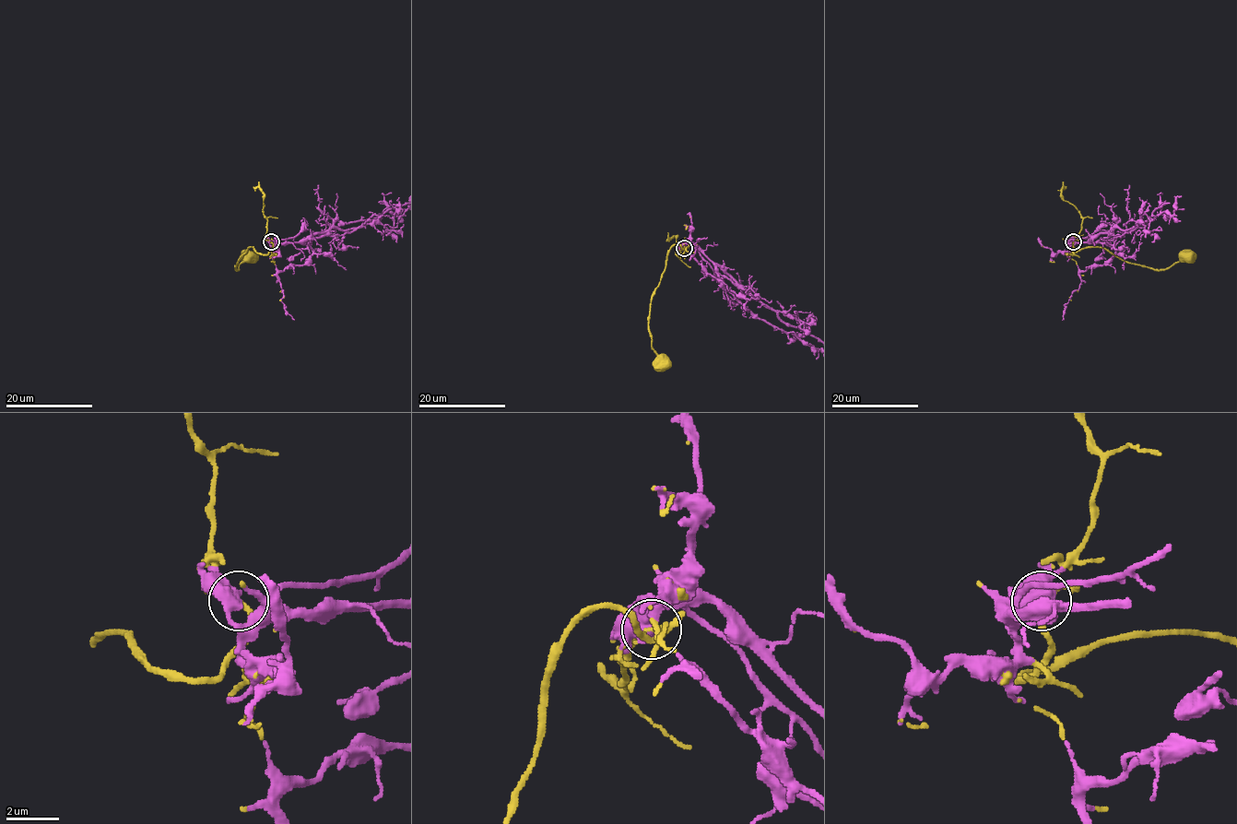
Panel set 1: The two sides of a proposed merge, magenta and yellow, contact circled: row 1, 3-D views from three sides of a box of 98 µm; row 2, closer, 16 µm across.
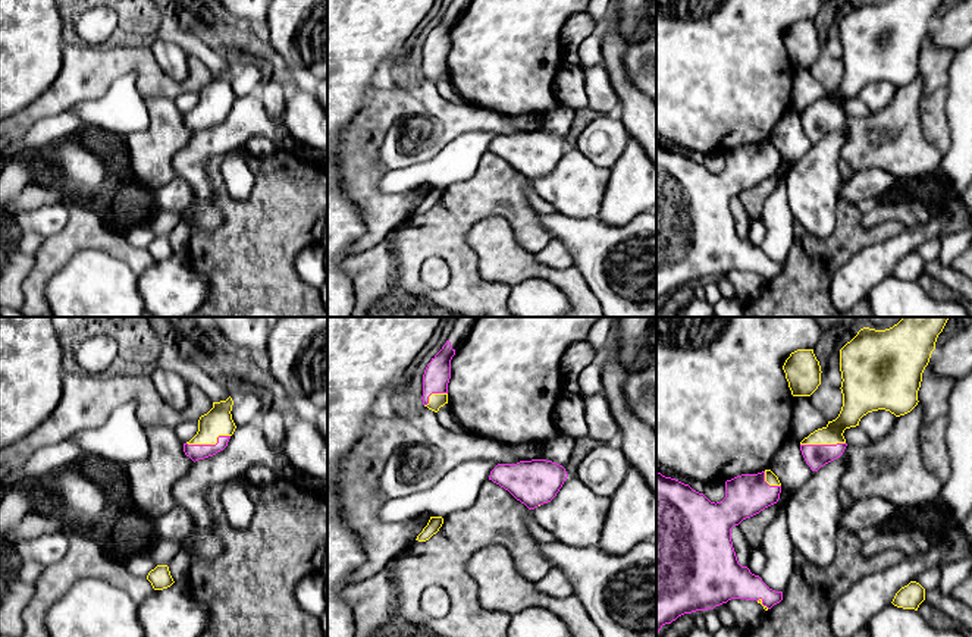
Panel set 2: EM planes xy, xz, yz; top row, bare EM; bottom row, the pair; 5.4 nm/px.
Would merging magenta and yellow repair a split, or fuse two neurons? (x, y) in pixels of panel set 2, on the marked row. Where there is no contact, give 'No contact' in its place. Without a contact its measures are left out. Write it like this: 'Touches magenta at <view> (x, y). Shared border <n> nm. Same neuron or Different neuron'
Touches magenta at xy (209, 445). Shared border 240 nm. Same neuron

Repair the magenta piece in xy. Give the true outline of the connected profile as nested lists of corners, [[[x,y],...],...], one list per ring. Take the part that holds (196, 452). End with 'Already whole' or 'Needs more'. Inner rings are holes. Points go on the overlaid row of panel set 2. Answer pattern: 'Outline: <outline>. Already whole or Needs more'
Outline: [[[233,401],[213,402],[213,408],[200,417],[197,434],[184,443],[184,452],[194,462],[216,455],[228,446],[236,426],[232,420]]]. Needs more

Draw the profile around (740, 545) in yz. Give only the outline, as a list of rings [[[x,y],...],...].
[[[734,525],[731,528],[731,542],[733,542],[733,547],[737,556],[737,561],[741,567],[747,567],[749,561],[750,561],[750,552],[752,547],[749,546],[744,534],[741,533],[741,530],[739,528],[739,525]]]

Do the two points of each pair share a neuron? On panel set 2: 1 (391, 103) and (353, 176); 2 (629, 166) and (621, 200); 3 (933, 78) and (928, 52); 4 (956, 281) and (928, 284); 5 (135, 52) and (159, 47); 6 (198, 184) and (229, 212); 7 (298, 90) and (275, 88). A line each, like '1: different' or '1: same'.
1: same
2: same
3: same
4: different
5: different
6: different
7: different

